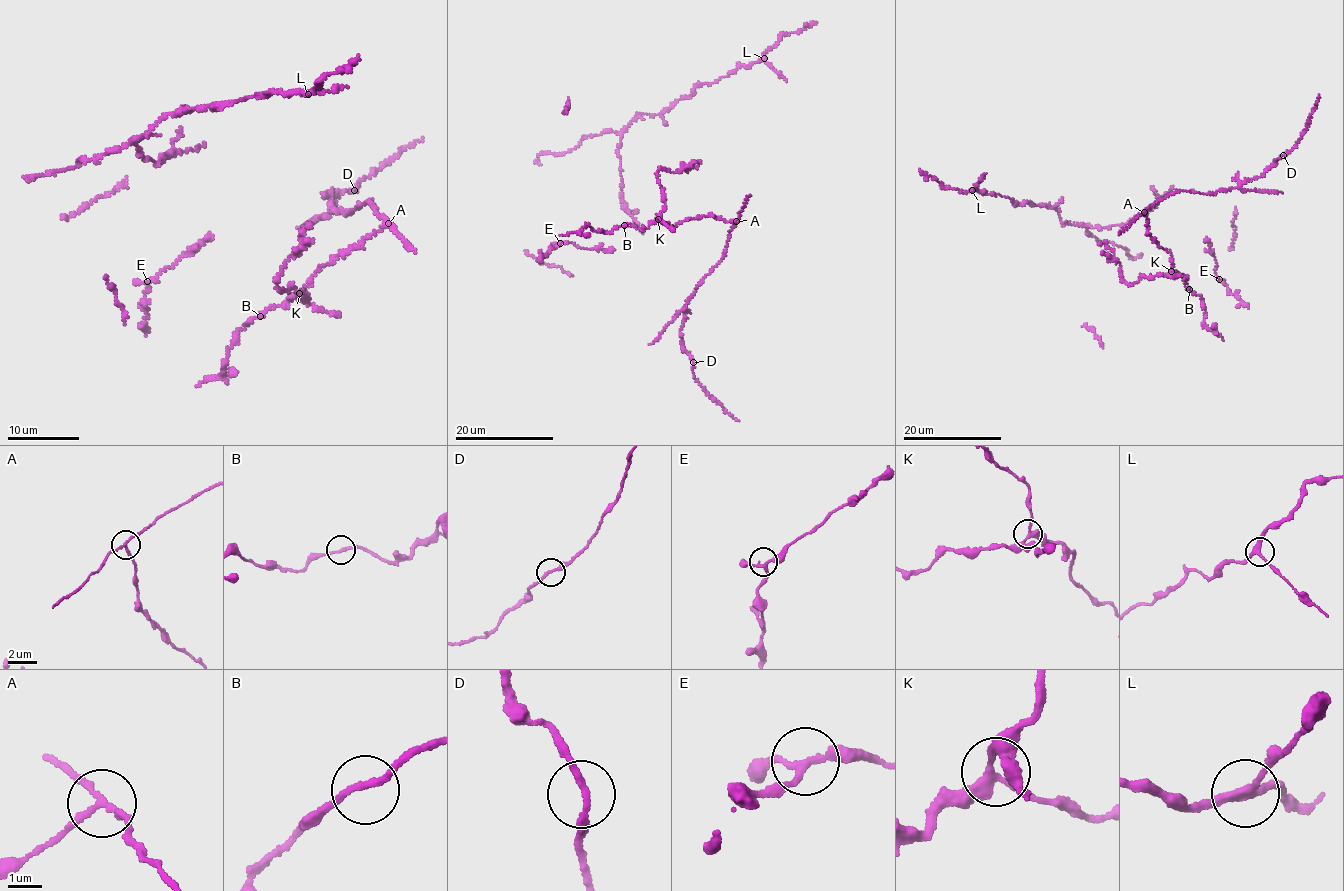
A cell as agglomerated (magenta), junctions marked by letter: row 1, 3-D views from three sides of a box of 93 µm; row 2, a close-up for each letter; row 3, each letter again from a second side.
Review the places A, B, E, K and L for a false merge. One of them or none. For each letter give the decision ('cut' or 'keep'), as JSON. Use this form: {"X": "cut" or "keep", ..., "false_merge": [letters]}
{"A": "cut", "B": "keep", "E": "keep", "K": "keep", "L": "keep", "false_merge": ["A"]}

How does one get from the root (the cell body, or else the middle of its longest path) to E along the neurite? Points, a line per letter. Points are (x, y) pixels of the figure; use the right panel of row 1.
E: (1243, 305), (1219, 279)

